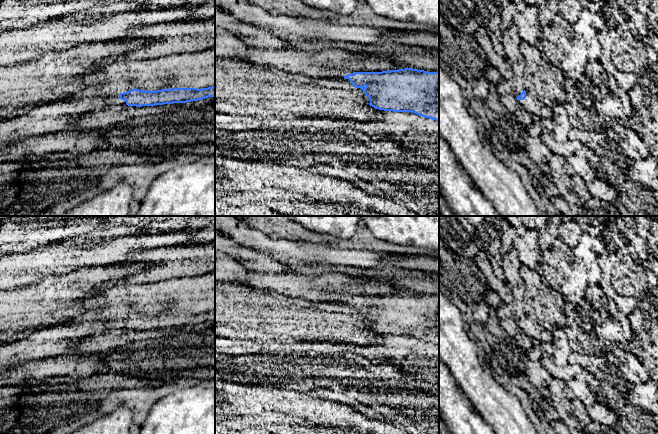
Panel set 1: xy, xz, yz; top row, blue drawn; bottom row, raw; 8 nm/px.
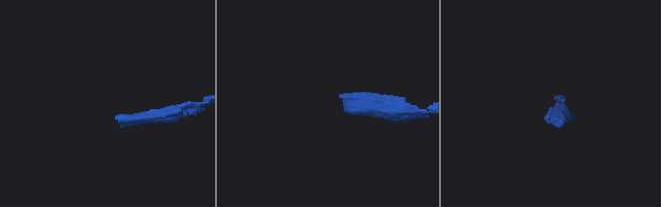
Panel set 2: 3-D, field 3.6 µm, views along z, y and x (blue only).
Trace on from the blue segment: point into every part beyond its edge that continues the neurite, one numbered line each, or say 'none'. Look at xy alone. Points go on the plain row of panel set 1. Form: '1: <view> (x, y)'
1: xy (54, 341)

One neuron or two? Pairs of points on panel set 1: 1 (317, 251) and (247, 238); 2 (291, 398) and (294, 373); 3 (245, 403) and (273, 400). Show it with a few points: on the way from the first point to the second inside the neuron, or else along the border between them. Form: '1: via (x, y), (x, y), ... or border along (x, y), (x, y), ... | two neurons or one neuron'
1: via (300, 250), (270, 247), (264, 244) | one neuron
2: border along (269, 383), (292, 388), (302, 393) | two neurons
3: via (252, 400), (266, 400) | one neuron

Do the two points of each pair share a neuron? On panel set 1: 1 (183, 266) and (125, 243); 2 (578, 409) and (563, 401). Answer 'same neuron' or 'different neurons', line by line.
1: different neurons
2: different neurons

